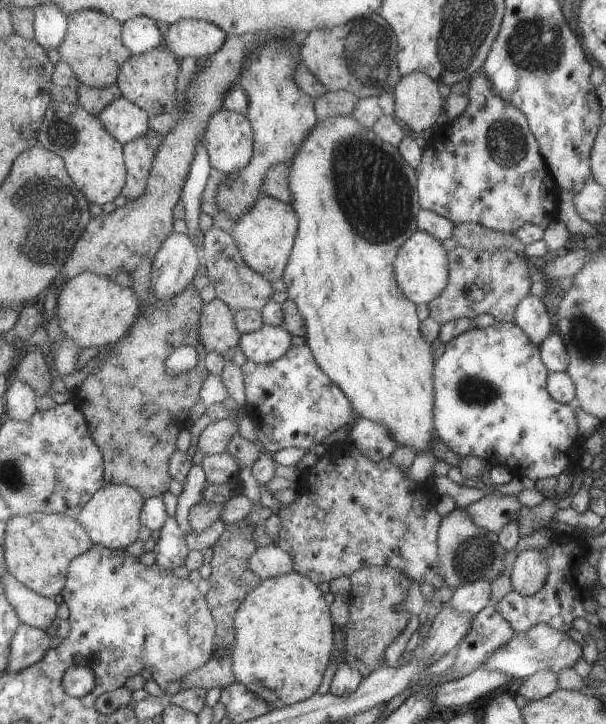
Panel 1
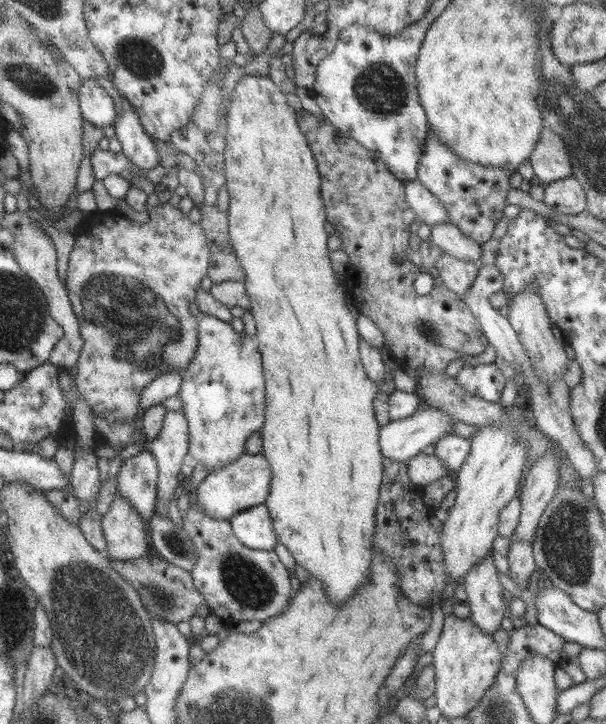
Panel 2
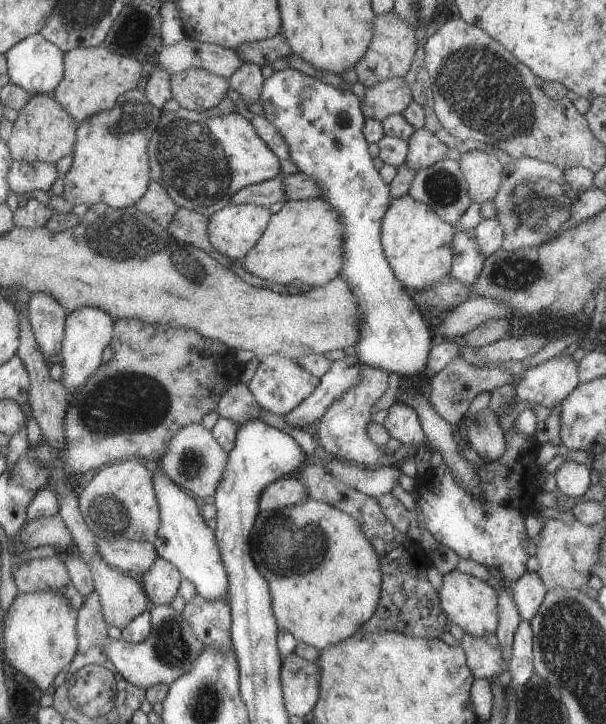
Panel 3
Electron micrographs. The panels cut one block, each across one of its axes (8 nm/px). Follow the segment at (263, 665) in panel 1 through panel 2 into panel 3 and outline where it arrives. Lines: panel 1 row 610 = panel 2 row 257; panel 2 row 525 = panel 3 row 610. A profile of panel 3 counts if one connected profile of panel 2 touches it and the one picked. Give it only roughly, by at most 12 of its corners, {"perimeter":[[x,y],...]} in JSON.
{"perimeter":[[310,499],[250,536],[279,629],[319,652],[380,603],[359,523]]}

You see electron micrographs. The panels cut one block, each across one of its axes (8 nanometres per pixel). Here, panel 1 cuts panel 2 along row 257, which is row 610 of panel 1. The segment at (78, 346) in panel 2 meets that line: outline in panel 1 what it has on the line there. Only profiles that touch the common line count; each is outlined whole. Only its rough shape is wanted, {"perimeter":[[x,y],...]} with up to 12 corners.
{"perimeter":[[8,570],[2,585],[22,623],[44,631],[59,599],[29,590]]}

